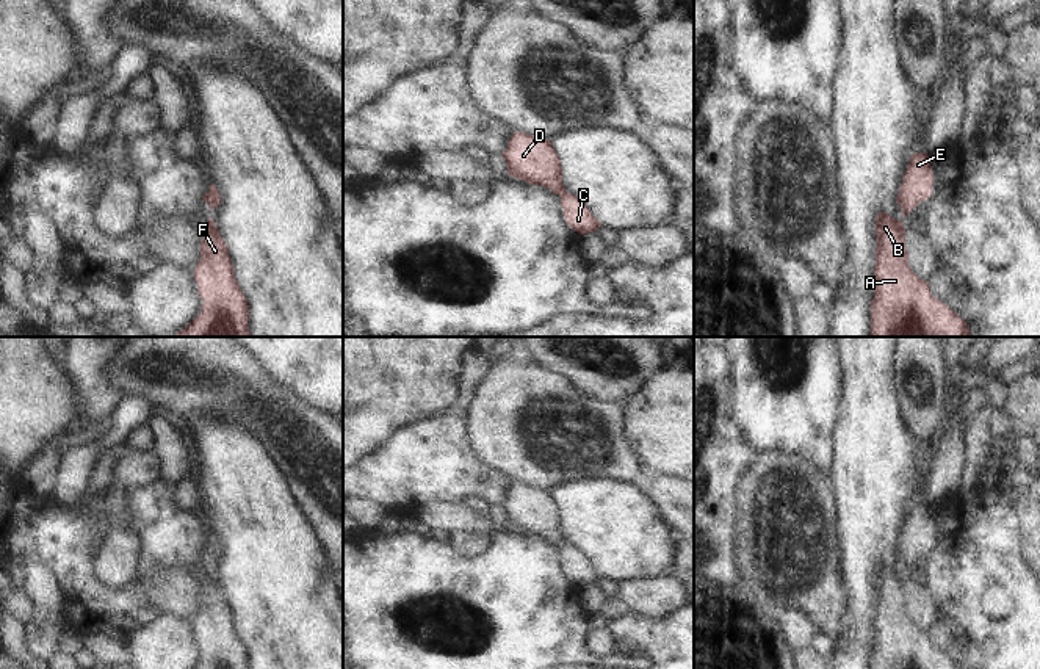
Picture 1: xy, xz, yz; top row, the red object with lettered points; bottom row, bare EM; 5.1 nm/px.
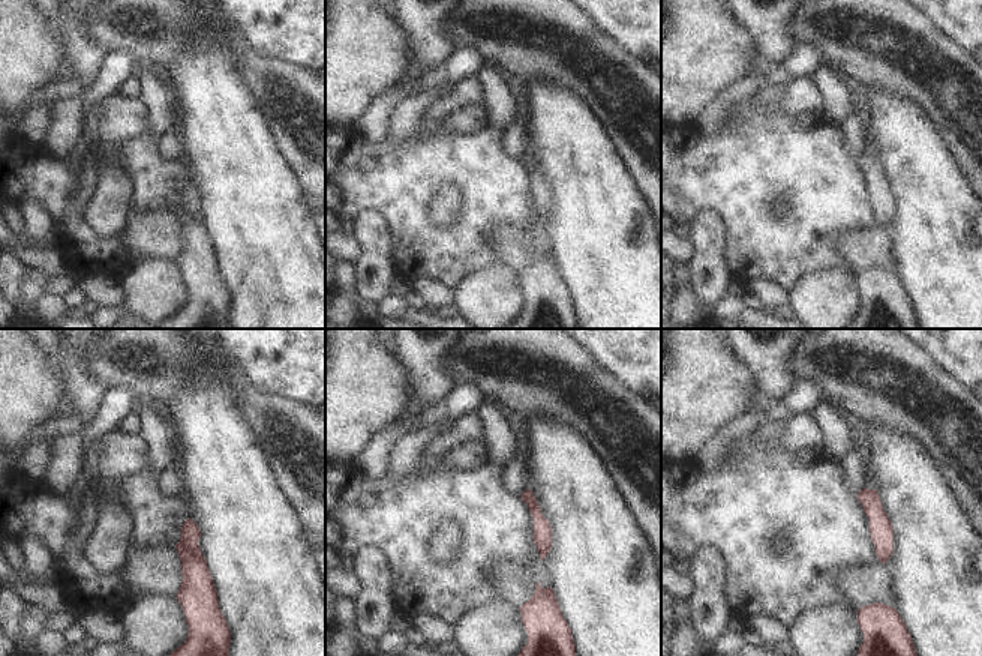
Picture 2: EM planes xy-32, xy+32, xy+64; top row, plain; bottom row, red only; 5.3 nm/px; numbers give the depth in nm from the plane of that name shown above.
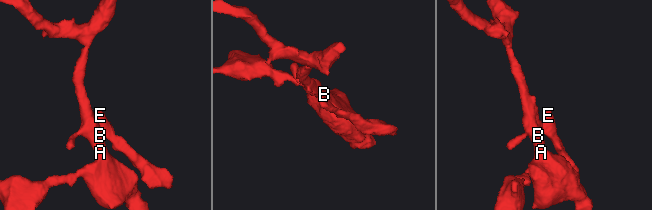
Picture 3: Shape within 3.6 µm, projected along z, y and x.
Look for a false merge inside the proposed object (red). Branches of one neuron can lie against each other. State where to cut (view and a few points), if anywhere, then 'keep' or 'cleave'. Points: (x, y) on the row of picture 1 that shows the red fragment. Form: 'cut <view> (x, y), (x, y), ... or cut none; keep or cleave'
cut xz (564, 190), (561, 195); cleave

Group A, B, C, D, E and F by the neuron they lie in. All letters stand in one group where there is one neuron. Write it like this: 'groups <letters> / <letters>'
groups A B D F / C E

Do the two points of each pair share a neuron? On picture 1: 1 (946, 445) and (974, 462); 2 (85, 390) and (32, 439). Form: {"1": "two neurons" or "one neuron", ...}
{"1": "two neurons", "2": "two neurons"}

